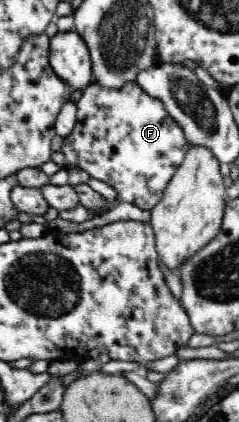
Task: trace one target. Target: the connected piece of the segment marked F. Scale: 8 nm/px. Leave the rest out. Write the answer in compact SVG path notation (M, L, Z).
M136 81L121 89L105 89L93 82L82 89L76 106L77 124L71 135L63 139L62 153L67 166L83 169L90 178L113 186L117 190L117 199L151 211L164 197L169 181L190 149L179 123L169 116L162 101L145 93Z

